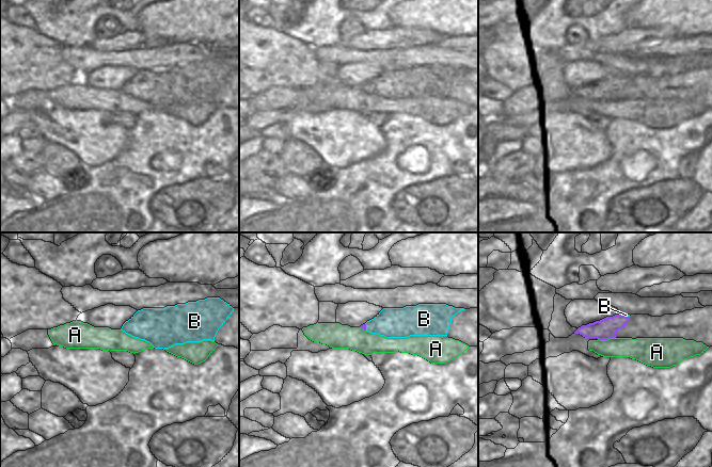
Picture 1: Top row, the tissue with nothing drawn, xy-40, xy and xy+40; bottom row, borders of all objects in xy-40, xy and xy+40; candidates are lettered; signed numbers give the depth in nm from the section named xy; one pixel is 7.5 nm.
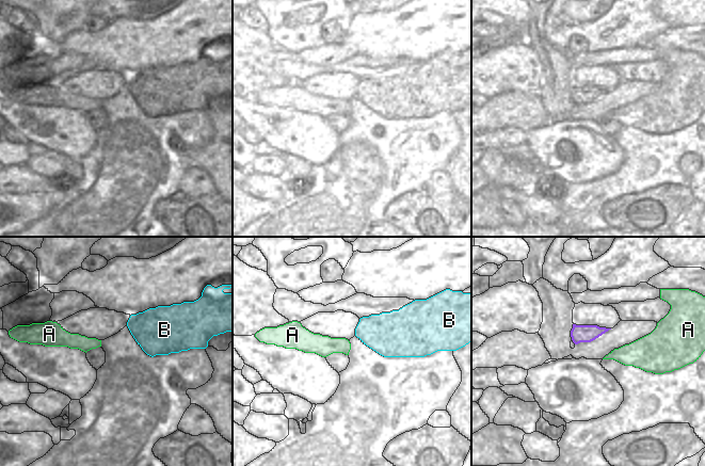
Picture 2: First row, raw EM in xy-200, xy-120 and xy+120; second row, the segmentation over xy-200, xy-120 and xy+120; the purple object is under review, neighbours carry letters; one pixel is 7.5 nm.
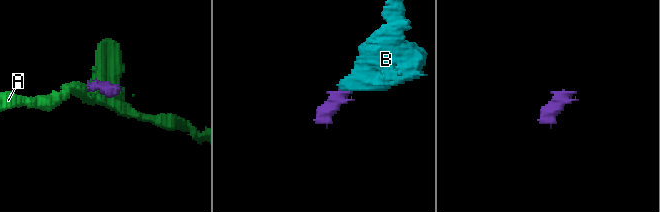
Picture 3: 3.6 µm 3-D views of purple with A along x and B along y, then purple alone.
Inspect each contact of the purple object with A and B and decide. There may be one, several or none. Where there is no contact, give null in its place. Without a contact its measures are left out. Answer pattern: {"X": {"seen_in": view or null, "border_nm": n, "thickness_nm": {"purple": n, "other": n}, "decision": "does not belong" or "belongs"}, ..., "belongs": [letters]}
{"A": {"seen_in": "xy+40", "border_nm": 140, "thickness_nm": {"purple": 160, "other": 160}, "decision": "does not belong"}, "B": {"seen_in": "xy", "border_nm": 60, "thickness_nm": {"purple": 40, "other": 220}, "decision": "belongs"}, "belongs": ["B"]}

